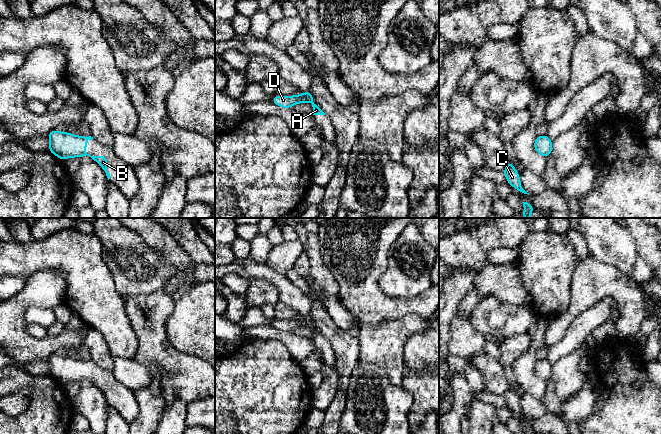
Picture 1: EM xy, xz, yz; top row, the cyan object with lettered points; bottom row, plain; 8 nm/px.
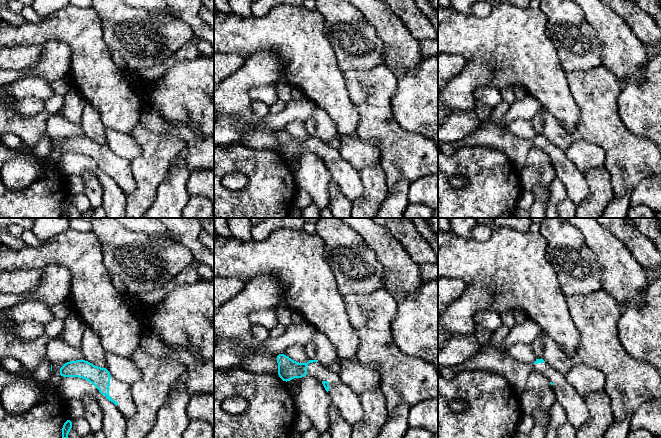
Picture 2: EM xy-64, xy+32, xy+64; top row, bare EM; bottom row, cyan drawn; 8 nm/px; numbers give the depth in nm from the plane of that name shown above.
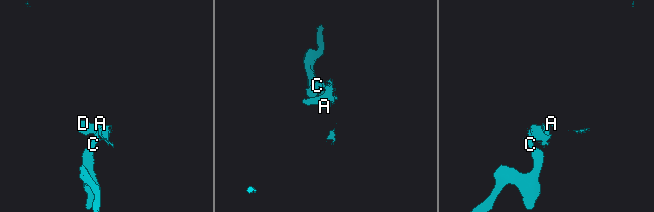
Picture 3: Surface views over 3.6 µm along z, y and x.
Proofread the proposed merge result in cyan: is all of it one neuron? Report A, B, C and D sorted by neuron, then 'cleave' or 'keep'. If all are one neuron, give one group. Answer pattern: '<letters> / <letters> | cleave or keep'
A B C D | keep

